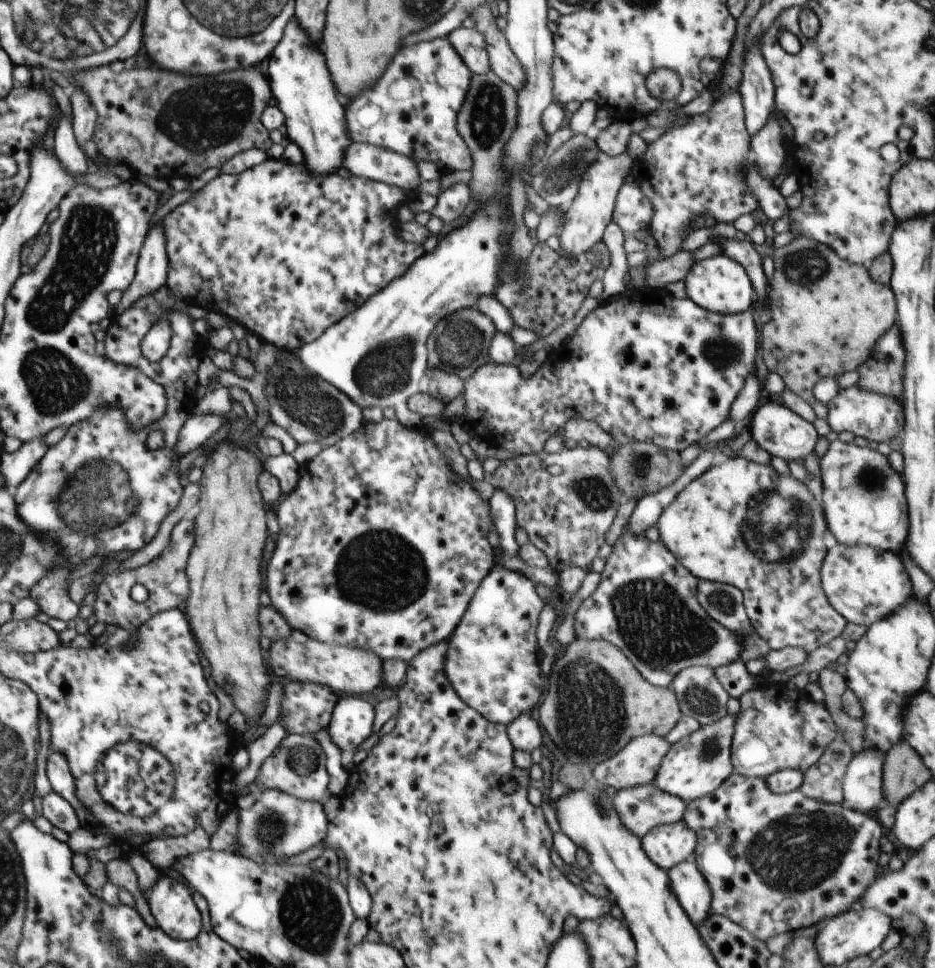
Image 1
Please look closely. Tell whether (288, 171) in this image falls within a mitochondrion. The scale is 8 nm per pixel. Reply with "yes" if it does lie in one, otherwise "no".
no

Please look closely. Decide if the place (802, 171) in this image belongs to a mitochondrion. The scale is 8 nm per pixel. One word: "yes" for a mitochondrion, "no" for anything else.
no

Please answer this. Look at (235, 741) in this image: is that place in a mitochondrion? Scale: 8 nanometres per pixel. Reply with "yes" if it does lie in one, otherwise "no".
no

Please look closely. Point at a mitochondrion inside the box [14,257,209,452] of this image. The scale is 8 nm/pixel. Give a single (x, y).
(55, 385)

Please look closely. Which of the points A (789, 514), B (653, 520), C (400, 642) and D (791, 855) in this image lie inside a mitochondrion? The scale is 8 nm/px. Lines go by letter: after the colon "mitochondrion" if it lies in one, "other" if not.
A: mitochondrion
B: other
C: other
D: mitochondrion

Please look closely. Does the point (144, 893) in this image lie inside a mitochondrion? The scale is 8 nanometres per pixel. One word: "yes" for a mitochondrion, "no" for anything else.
no

